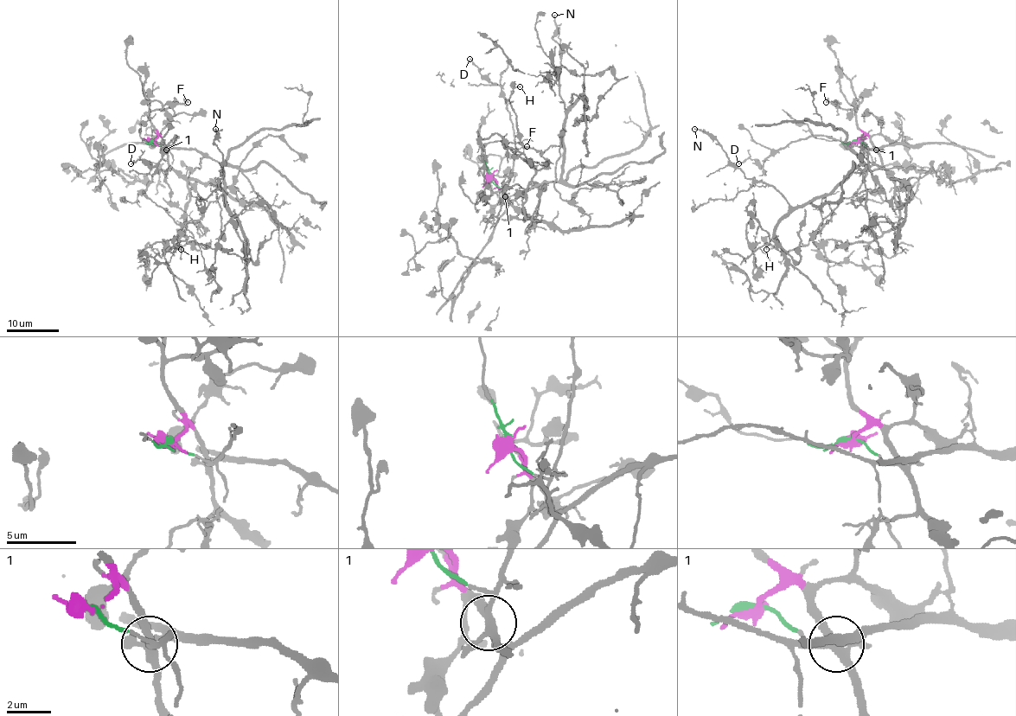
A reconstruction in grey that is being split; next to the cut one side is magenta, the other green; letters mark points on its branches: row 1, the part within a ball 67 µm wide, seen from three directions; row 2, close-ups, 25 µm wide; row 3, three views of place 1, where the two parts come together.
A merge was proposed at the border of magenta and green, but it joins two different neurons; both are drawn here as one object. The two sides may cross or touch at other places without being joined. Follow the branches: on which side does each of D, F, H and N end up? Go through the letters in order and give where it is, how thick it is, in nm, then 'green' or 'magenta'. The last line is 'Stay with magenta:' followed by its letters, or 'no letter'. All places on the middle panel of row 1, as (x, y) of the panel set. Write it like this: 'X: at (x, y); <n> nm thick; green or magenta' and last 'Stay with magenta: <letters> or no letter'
D: at (469, 59); 180 nm thick; green
F: at (527, 146); 160 nm thick; magenta
H: at (520, 86); 170 nm thick; green
N: at (554, 15); 200 nm thick; green
Stay with magenta: F

